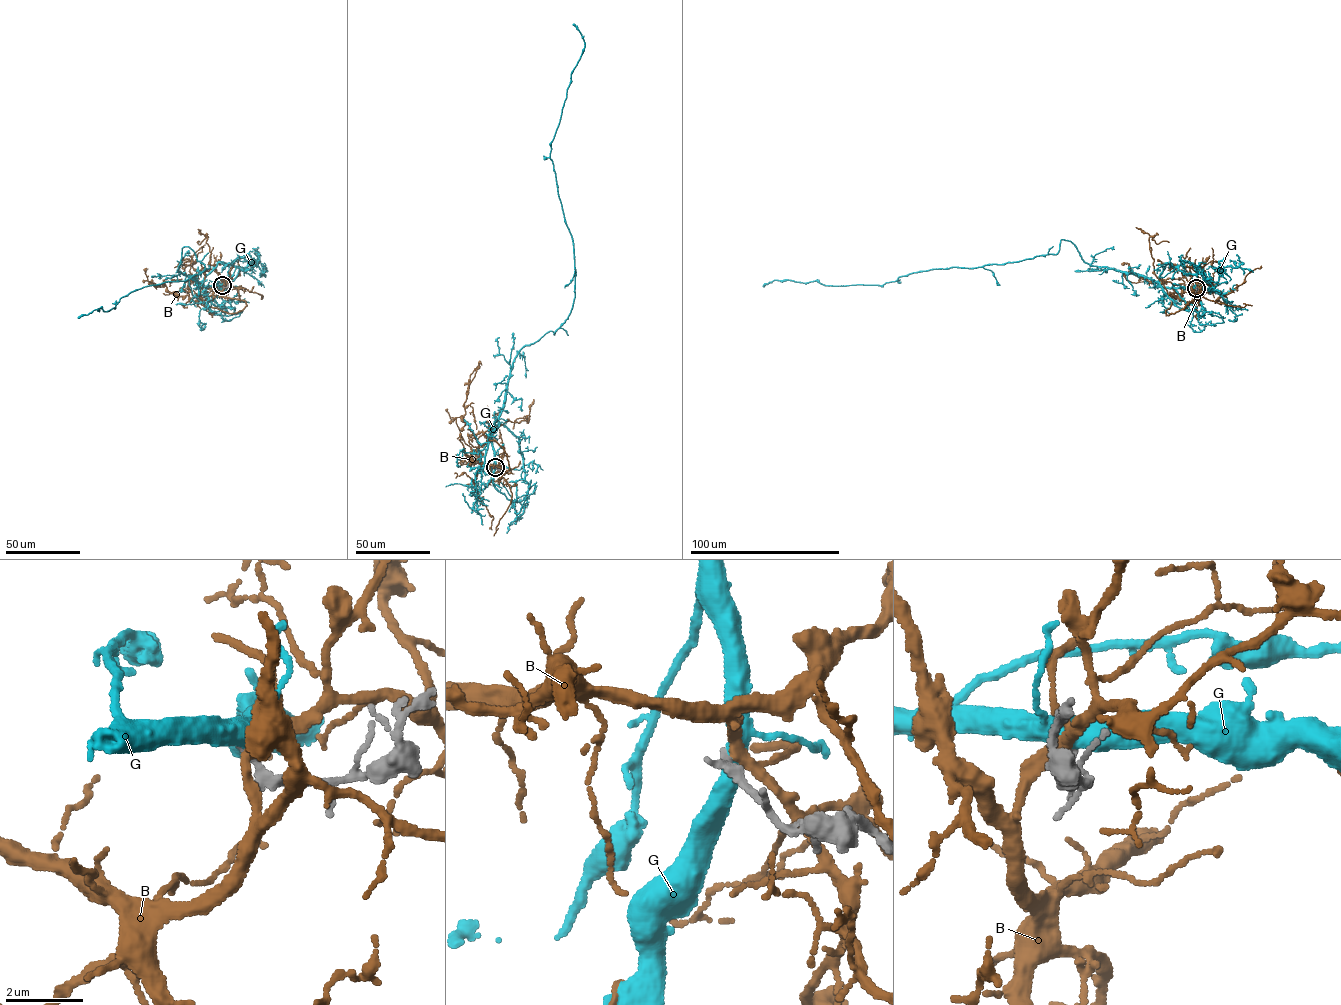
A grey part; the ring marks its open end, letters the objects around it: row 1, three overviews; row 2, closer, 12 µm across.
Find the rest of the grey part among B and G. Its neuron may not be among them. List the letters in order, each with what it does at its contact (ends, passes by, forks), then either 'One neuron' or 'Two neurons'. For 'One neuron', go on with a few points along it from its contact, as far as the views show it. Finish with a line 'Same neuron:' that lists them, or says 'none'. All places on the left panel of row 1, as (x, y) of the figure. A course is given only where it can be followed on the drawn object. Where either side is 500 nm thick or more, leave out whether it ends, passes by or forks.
B: It forks there. Two neurons
G: It forks there. Two neurons
Same neuron: none

